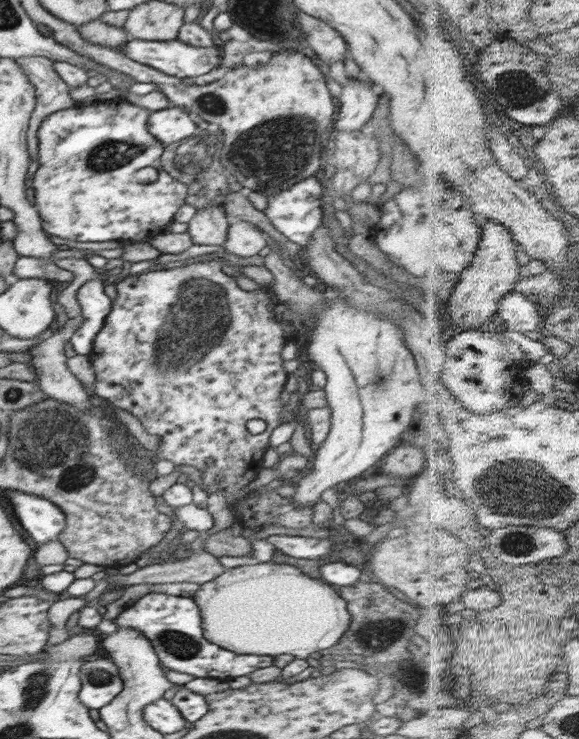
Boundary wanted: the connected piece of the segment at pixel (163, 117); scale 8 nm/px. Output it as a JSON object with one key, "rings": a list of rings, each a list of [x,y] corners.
{"rings":[[[172,107],[151,112],[147,129],[164,146],[174,142],[183,142],[199,134],[197,124],[189,116],[185,108]]]}

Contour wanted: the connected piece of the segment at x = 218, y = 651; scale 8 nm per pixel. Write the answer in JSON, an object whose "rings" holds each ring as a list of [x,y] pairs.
{"rings":[[[150,592],[125,608],[113,622],[140,631],[152,644],[159,661],[178,672],[192,674],[196,678],[238,678],[246,676],[258,668],[274,664],[274,656],[256,654],[240,656],[217,644],[212,644],[203,636],[202,617],[196,601],[192,597],[174,596],[162,592]]]}

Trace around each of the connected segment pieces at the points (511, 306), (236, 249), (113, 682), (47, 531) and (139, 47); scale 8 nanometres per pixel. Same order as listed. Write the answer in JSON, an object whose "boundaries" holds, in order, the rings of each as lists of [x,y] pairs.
{"boundaries":[[[[511,293],[509,296],[506,296],[501,303],[500,315],[506,322],[506,325],[509,328],[509,331],[522,331],[530,332],[530,330],[539,330],[542,329],[542,316],[538,313],[538,306],[536,302],[532,303],[530,298],[522,296],[521,294]]],[[[236,222],[229,225],[226,243],[222,245],[229,254],[238,257],[253,257],[266,248],[268,240],[257,225],[248,222]]],[[[110,658],[86,661],[80,667],[79,677],[79,700],[89,710],[107,706],[123,689],[119,670]]],[[[6,492],[6,498],[14,506],[20,524],[34,542],[46,544],[57,540],[58,535],[66,528],[67,518],[64,512],[48,499],[26,492]]],[[[129,38],[119,48],[130,60],[145,64],[176,78],[192,78],[202,76],[221,65],[222,49],[214,47],[194,47],[182,41],[176,40],[138,40]]]]}

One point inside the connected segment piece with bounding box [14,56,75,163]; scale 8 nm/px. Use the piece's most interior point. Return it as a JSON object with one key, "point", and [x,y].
{"point":[52,94]}

